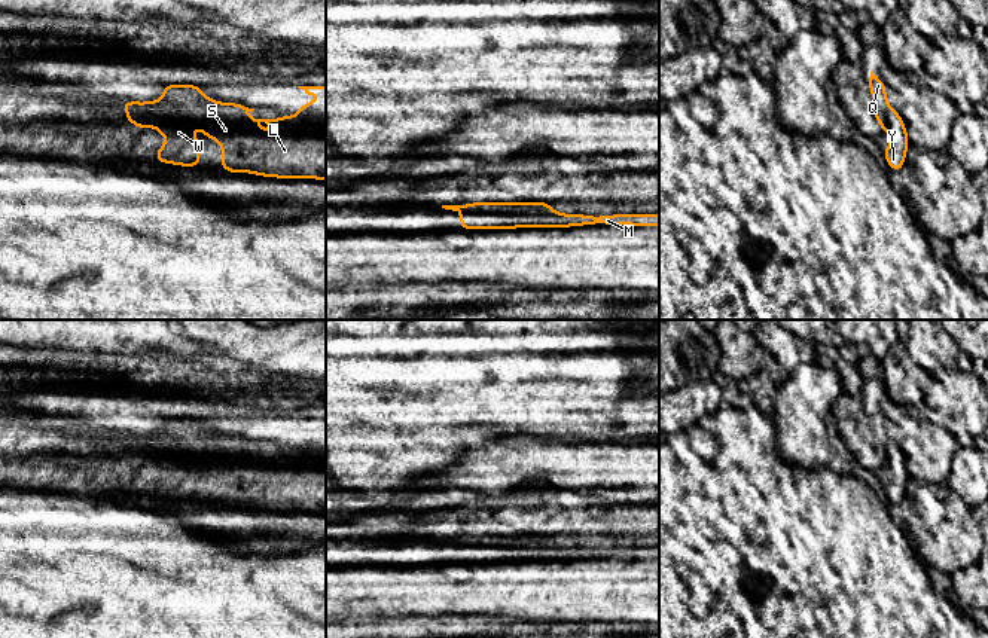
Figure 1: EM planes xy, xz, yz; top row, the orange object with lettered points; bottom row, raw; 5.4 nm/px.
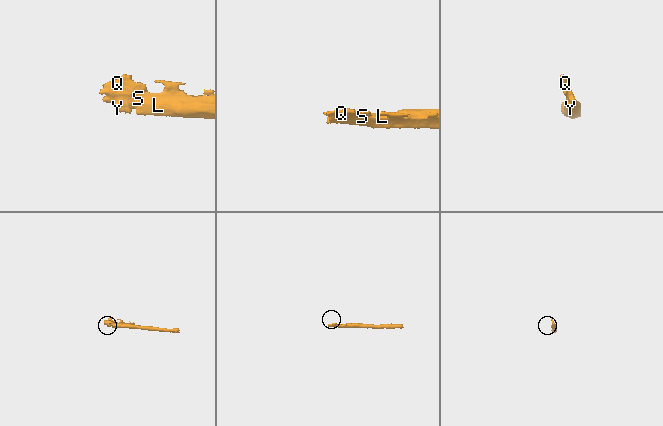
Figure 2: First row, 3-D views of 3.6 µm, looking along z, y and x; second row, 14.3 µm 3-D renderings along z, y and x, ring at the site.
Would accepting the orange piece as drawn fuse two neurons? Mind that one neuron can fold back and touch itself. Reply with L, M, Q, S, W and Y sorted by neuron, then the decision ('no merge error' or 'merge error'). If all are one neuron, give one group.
L M S W Y / Q | merge error

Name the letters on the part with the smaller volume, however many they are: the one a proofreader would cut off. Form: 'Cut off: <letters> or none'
Cut off: Q

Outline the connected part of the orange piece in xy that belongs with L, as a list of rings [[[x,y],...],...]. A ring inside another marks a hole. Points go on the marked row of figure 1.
[[[326,100],[309,101],[299,106],[301,112],[292,116],[277,116],[274,119],[253,119],[250,116],[220,117],[210,115],[186,116],[170,110],[137,109],[126,110],[126,120],[143,128],[153,128],[165,137],[165,144],[156,149],[156,161],[180,167],[201,167],[199,147],[202,141],[195,140],[192,132],[204,129],[204,138],[214,138],[222,147],[220,168],[228,173],[248,173],[260,177],[275,178],[314,178],[326,180]],[[265,122],[272,128],[281,125],[284,131],[260,131],[257,125]]]

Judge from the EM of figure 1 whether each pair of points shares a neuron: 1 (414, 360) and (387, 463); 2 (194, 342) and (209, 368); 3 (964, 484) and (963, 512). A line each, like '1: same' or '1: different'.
1: same
2: different
3: different

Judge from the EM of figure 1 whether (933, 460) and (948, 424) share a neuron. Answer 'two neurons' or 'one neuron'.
two neurons

